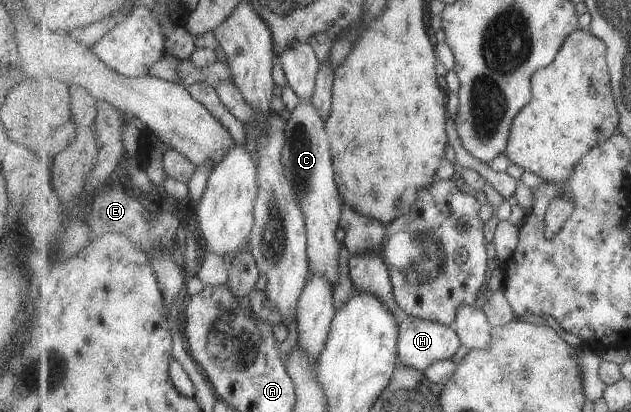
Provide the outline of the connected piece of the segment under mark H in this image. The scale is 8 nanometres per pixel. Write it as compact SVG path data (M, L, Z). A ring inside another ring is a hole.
M402 317L399 325L400 362L424 372L438 360L450 360L460 349L461 337L451 326L440 322Z

